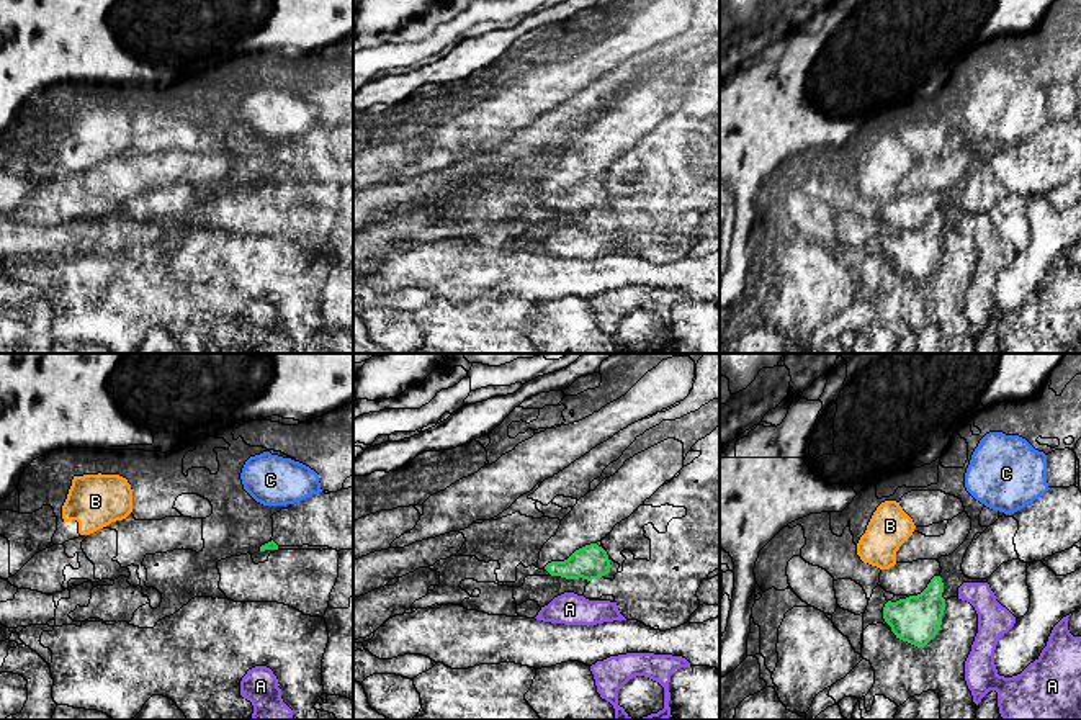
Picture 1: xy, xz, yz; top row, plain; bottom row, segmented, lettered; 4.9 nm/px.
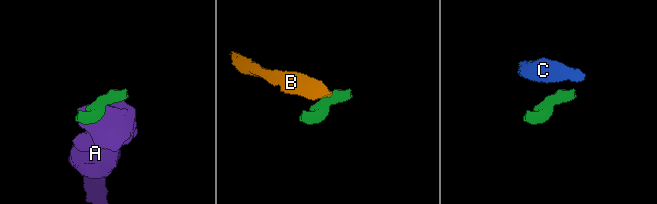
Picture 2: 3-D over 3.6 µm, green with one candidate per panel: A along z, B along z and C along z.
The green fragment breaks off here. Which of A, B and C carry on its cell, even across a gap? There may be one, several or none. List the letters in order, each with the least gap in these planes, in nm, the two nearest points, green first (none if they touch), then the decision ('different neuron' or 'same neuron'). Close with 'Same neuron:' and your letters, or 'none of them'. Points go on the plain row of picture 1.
A: 70 nm | xz (566, 211), (566, 226) | different neuron
B: 160 nm | yz (888, 234), (888, 202) | different neuron
C: 180 nm | xy (272, 174), (272, 138) | different neuron
Same neuron: none of them

